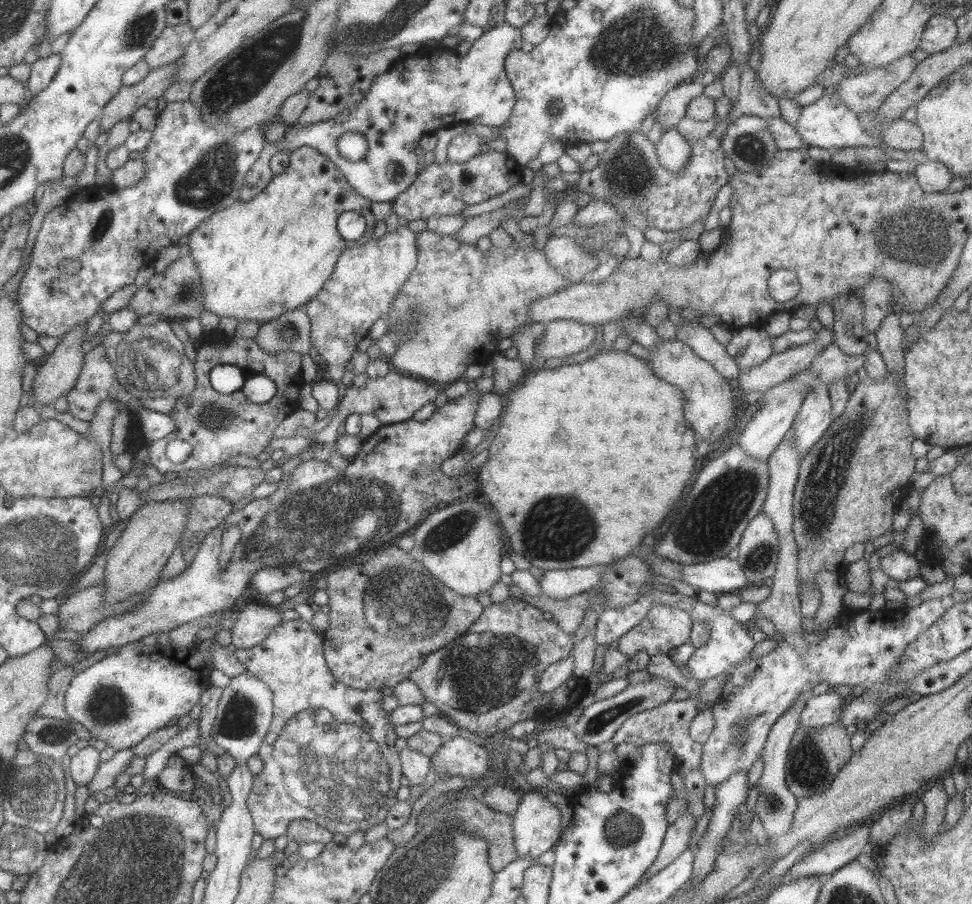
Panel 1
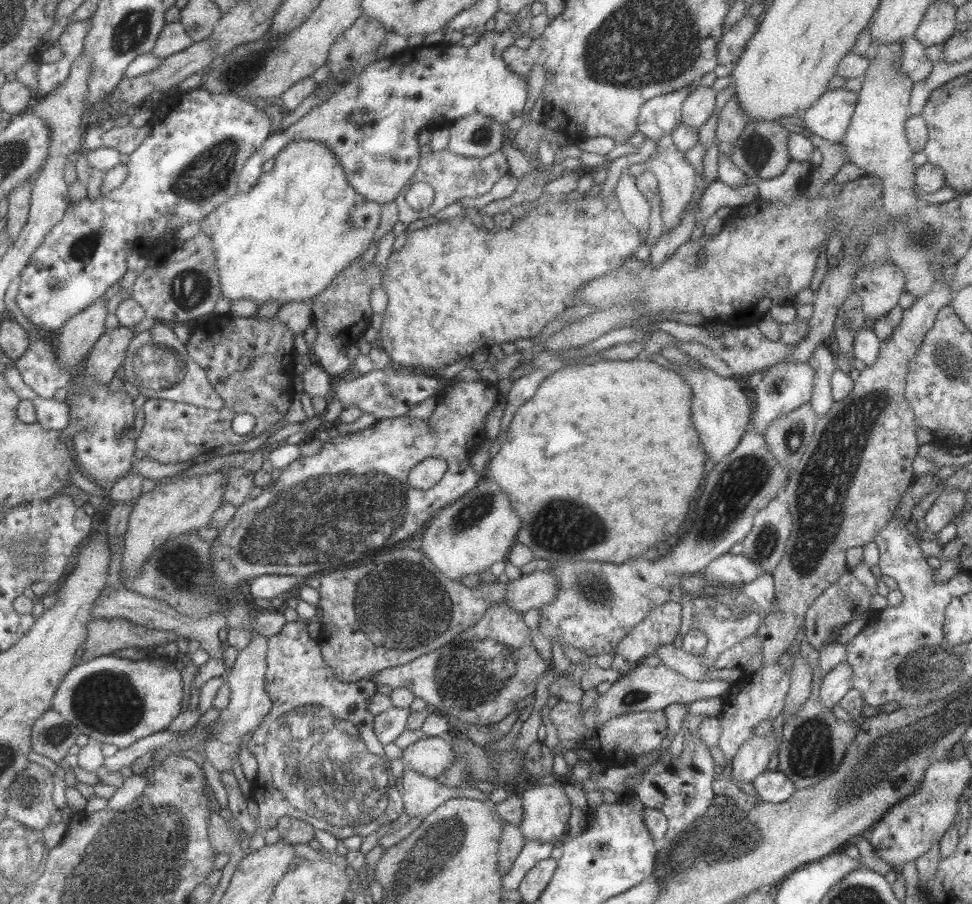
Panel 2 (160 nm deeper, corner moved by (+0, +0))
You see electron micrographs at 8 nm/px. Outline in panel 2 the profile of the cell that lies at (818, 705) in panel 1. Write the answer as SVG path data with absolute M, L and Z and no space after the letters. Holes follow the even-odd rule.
M841 661L837 666L833 666L833 670L829 670L827 676L822 678L819 702L824 707L830 708L833 704L836 704L852 688L849 664L847 662L843 663Z

